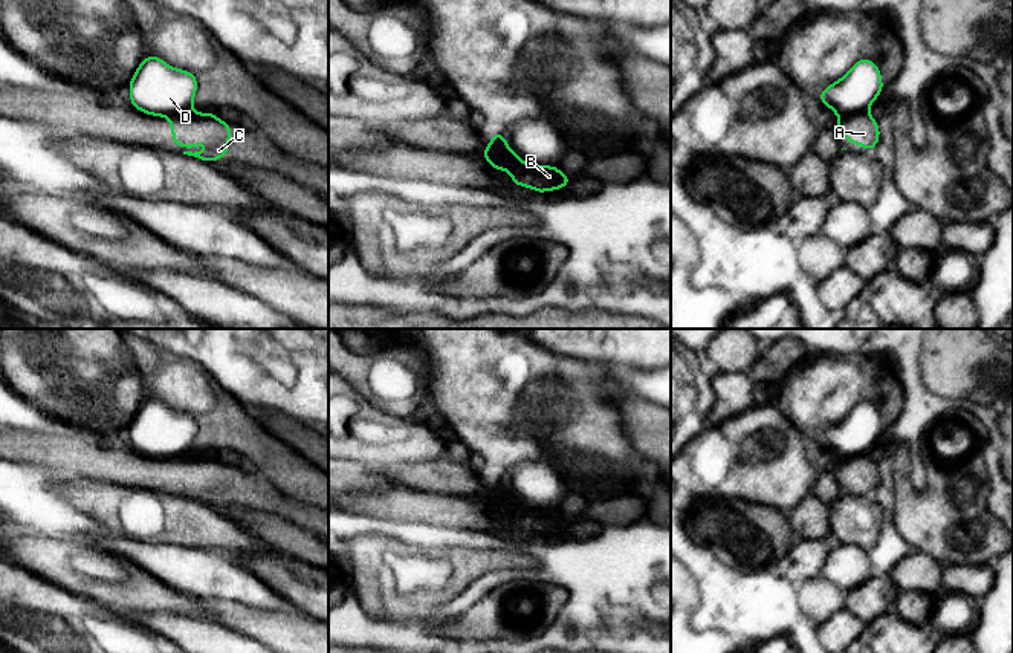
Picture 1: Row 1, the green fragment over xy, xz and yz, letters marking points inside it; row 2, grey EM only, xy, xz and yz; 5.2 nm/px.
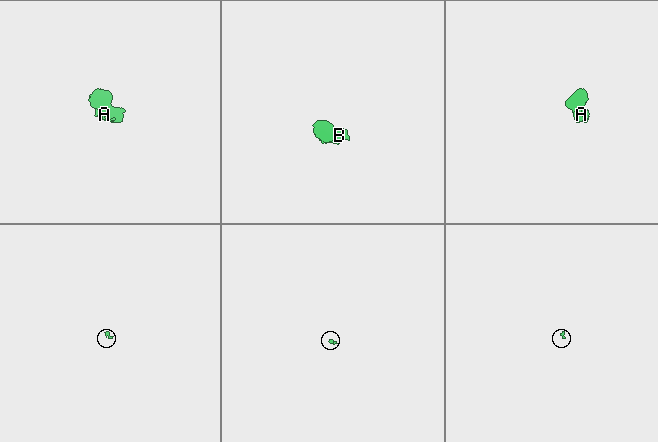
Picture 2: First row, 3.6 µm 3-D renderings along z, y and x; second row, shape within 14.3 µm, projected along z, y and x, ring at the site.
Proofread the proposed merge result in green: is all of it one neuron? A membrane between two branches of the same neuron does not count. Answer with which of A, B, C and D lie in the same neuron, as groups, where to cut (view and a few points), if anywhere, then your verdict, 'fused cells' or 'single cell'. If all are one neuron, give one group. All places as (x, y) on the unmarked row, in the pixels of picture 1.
A B C / D | xy (190, 453), (165, 459) | fused cells

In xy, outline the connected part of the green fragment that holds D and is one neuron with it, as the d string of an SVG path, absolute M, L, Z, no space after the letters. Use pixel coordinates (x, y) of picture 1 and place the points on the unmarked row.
M147 398L127 425L130 448L151 459L182 457L193 453L197 417Z

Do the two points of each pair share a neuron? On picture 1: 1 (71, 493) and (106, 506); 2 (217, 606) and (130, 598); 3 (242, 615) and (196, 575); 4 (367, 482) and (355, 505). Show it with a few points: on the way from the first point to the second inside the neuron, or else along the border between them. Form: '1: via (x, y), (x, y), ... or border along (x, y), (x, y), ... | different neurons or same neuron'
1: via (80, 493), (97, 499) | same neuron
2: border along (196, 598), (208, 618) | different neurons
3: border along (197, 597), (234, 600), (258, 609) | different neurons
4: border along (393, 490), (344, 494) | different neurons

